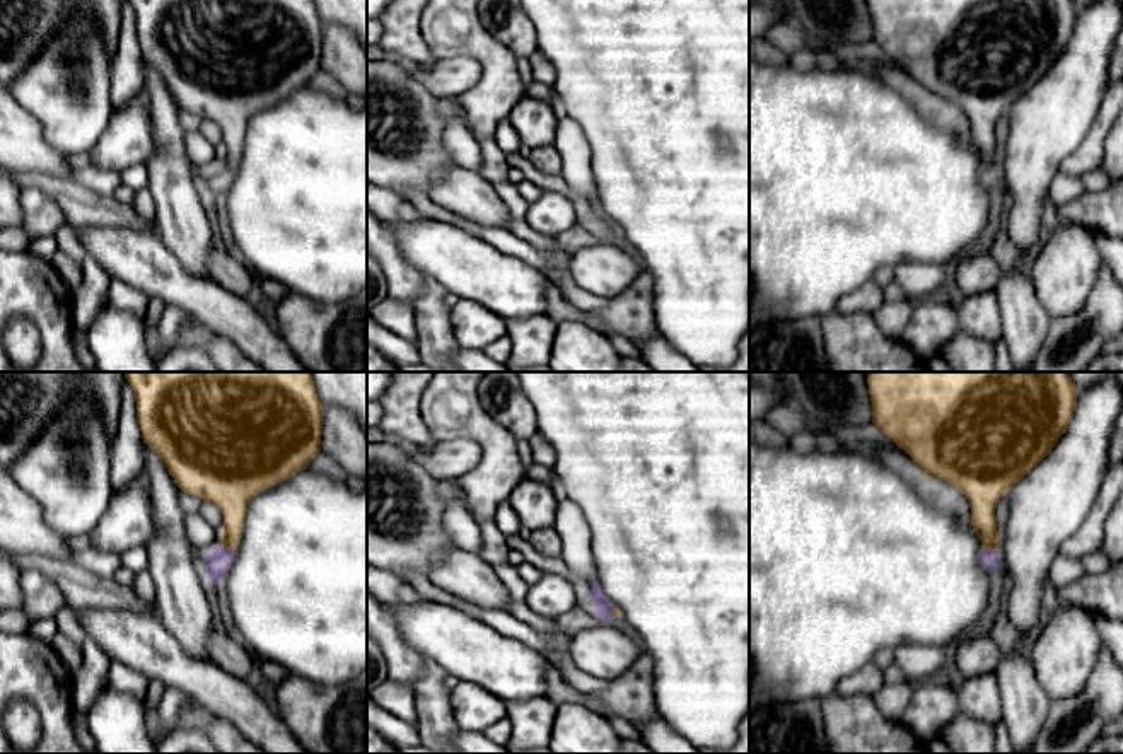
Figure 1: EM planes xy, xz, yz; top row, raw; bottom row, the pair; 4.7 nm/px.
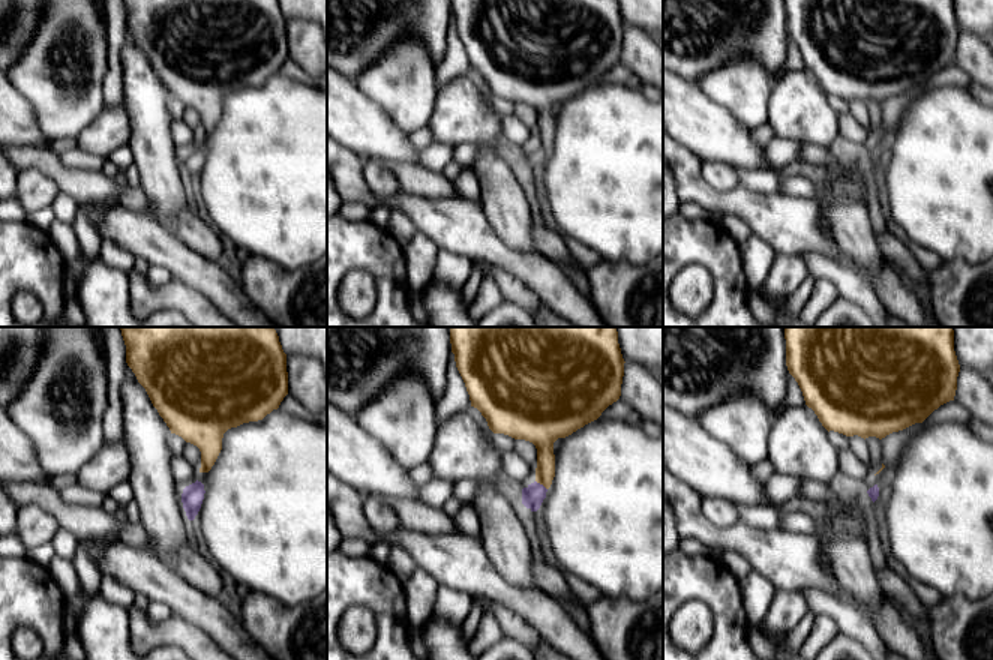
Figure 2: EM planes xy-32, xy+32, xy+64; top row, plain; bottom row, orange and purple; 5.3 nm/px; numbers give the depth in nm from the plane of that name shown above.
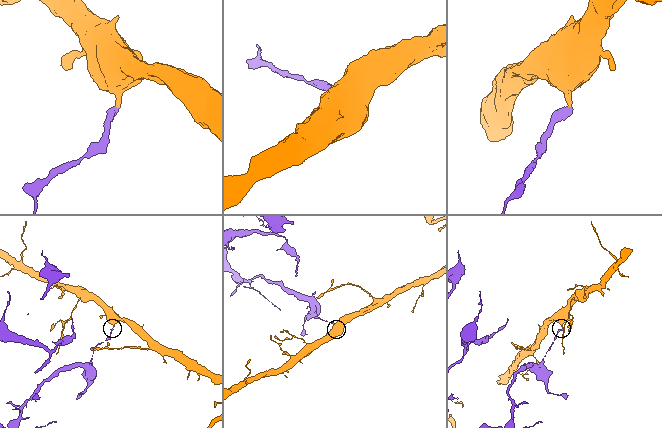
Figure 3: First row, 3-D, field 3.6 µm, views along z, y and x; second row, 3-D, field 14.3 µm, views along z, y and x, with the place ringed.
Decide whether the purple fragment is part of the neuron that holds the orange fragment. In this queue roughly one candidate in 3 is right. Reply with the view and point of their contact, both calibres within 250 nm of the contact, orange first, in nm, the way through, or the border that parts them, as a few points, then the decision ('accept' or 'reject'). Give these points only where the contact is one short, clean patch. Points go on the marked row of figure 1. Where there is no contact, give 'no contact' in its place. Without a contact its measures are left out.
meets orange in yz at (990, 550); 130 nm thick on the orange side, 90 nm on the other; border along yz (983, 550), (997, 551); reject

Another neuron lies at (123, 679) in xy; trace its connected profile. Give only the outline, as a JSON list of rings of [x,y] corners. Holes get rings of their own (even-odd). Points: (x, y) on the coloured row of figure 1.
[[[116,660],[111,662],[108,684],[116,693],[130,694],[135,699],[143,701],[148,682],[150,679],[145,674],[130,669],[128,665],[121,662],[116,662]]]

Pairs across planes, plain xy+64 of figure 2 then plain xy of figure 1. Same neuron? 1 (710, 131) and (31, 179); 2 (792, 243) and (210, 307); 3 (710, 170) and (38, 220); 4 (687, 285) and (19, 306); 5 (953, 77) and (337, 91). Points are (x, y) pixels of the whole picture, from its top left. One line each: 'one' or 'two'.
1: two
2: one
3: one
4: two
5: one

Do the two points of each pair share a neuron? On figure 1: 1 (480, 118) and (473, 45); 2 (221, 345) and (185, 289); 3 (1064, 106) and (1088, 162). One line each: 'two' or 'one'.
1: one
2: two
3: two

